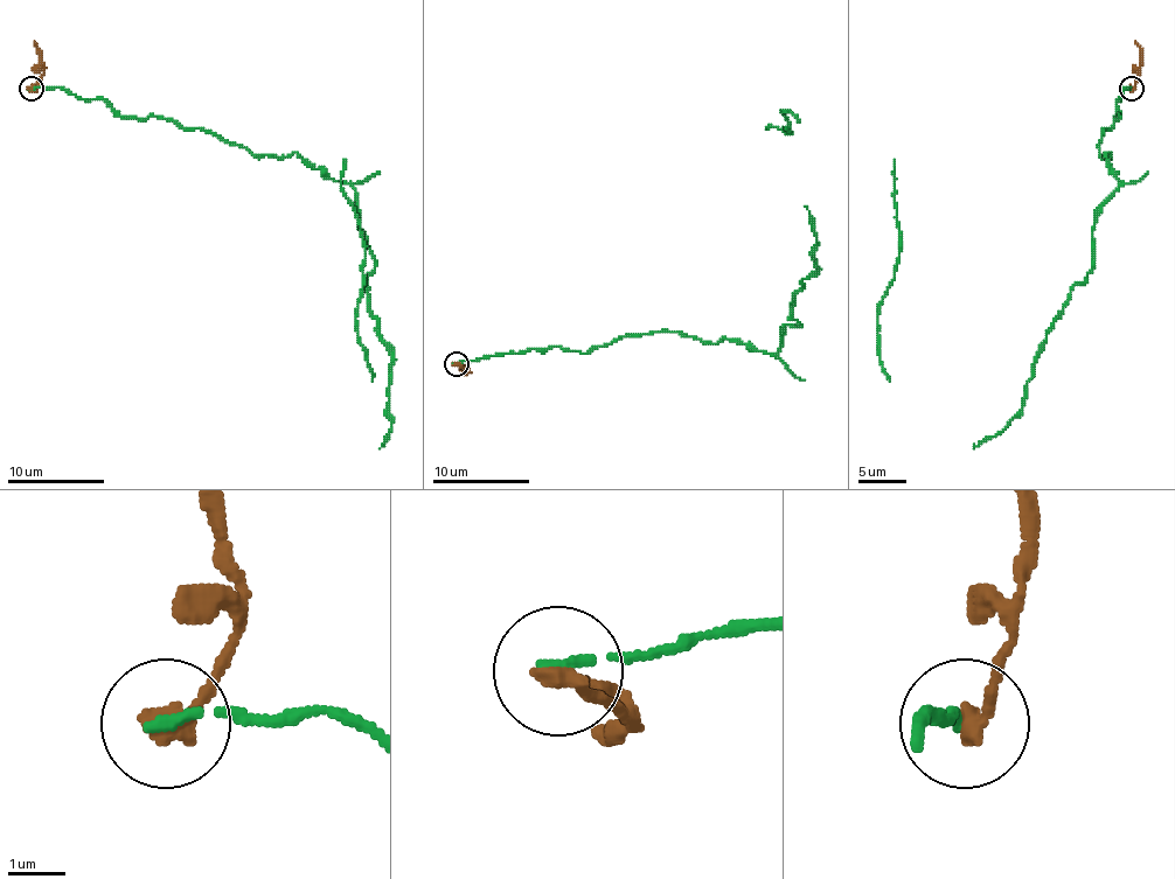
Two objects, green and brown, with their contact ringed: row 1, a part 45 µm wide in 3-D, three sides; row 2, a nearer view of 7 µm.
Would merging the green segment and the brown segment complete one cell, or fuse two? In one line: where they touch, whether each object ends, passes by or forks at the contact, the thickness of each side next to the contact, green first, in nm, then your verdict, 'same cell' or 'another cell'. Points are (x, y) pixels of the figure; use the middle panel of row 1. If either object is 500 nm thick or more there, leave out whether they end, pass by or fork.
at (457, 363); green ends there; brown ends there; 170 nm thick on the green side, 400 nm on the other; another cell

